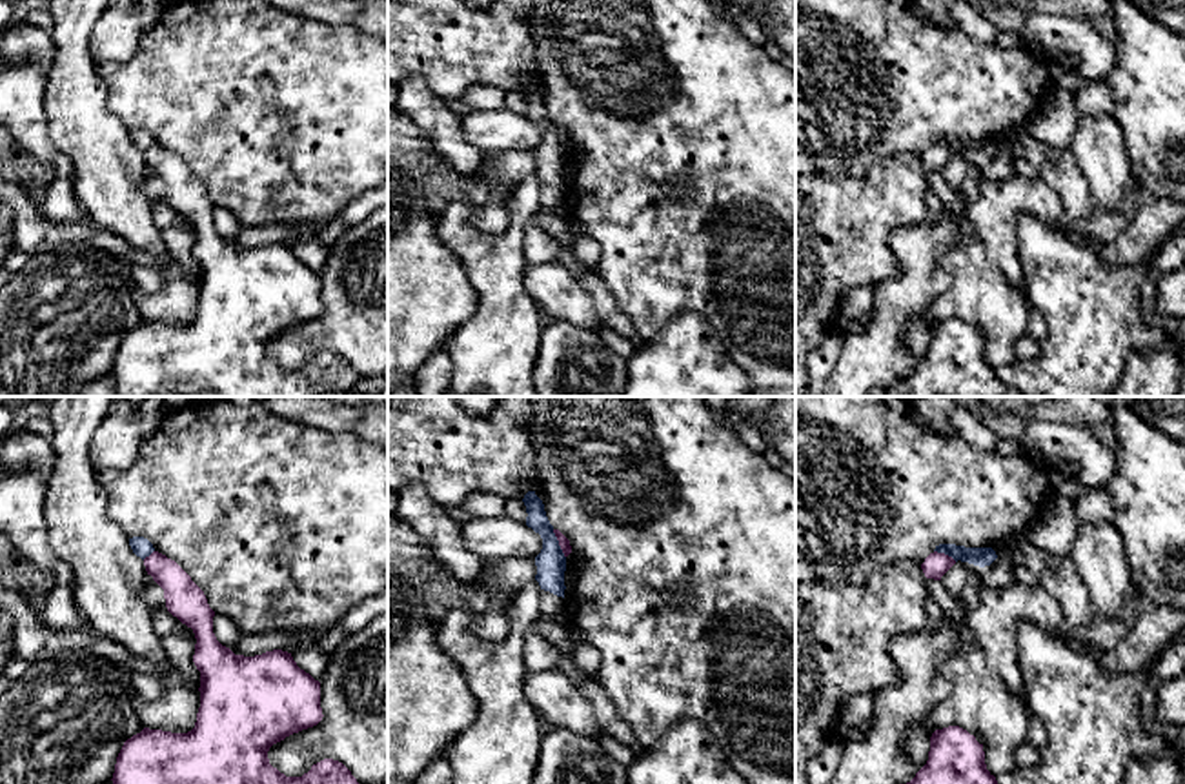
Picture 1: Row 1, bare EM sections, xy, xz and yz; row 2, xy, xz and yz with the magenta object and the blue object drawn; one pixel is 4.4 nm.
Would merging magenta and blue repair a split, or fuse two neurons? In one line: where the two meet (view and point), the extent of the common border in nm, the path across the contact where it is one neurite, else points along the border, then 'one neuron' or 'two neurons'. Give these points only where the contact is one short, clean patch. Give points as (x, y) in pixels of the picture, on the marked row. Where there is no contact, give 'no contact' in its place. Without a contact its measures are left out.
meets magenta in xz at (559, 544); contact 140 nm long; border along xz (552, 530), (565, 557); two neurons

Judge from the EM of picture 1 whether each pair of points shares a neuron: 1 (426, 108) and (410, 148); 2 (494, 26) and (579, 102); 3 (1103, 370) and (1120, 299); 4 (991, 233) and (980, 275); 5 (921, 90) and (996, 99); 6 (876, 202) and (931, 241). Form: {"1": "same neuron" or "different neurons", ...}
{"1": "different neurons", "2": "different neurons", "3": "same neuron", "4": "different neurons", "5": "same neuron", "6": "different neurons"}

